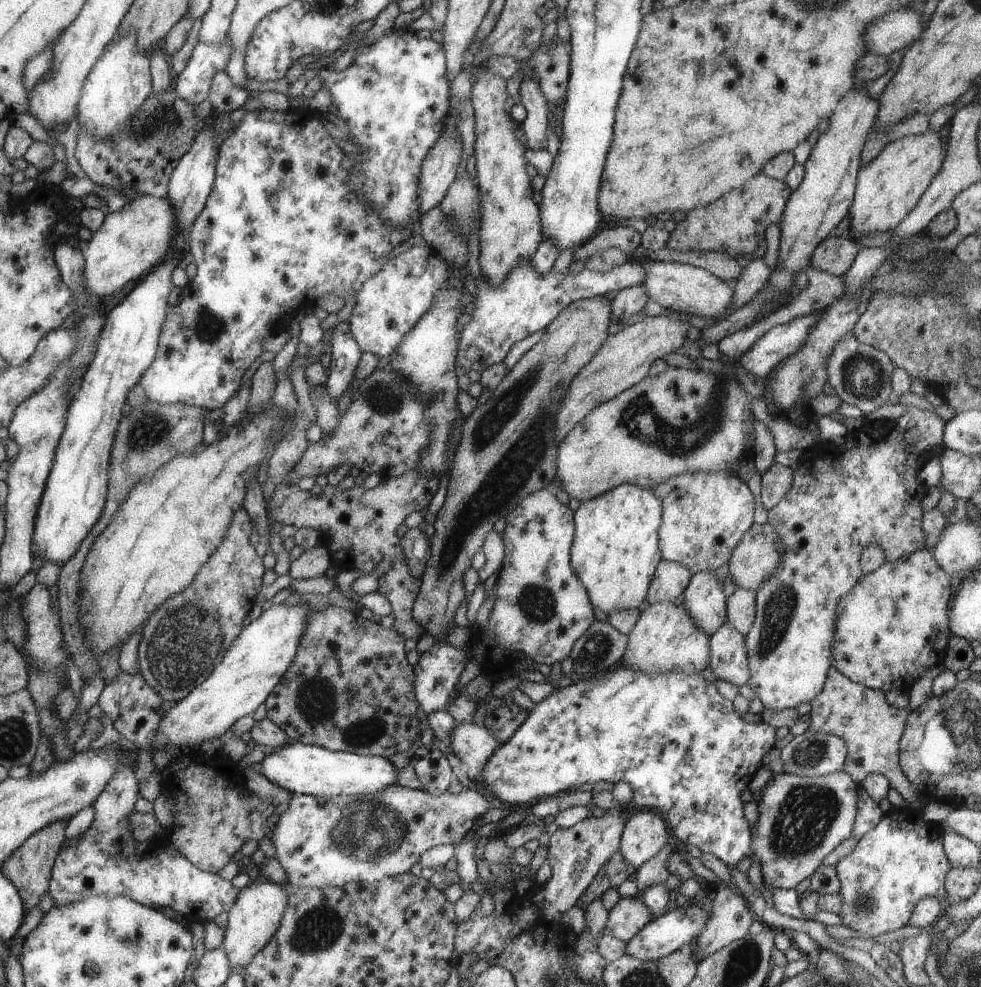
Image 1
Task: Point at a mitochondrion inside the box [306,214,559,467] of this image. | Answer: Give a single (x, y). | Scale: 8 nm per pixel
(486, 429)

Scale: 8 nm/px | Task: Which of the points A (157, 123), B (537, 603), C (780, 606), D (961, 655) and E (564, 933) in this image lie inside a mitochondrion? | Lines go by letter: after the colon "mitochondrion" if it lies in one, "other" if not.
A: mitochondrion
B: mitochondrion
C: mitochondrion
D: other
E: other

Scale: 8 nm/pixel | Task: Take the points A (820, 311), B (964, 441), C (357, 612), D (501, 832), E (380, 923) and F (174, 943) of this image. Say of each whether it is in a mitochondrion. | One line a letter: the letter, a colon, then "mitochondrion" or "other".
A: other
B: other
C: other
D: other
E: other
F: other

